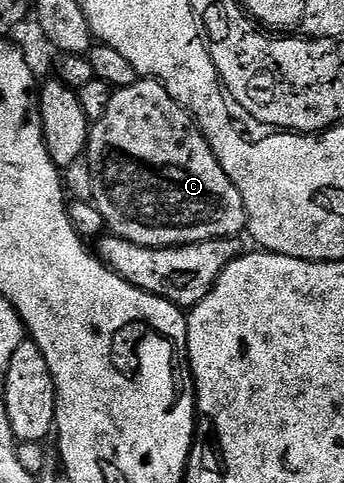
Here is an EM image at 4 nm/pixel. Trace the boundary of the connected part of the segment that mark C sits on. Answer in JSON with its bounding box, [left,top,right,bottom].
[85,78,248,248]

